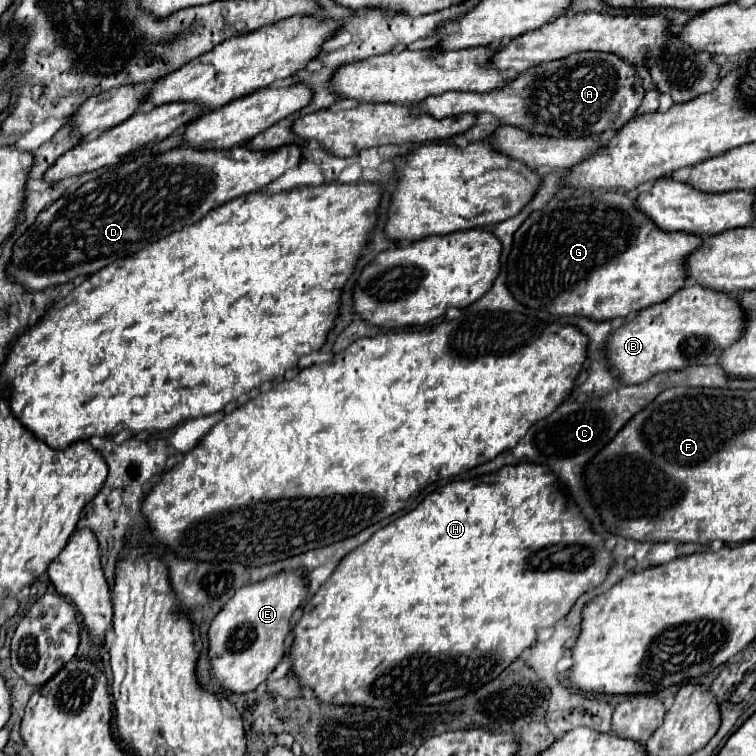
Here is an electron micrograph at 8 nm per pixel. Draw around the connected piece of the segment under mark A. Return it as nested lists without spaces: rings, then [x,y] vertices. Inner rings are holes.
[[[581,52],[557,62],[547,62],[519,74],[501,90],[493,92],[445,92],[441,96],[429,96],[413,114],[435,114],[435,118],[457,116],[465,112],[489,112],[511,126],[521,126],[531,134],[553,138],[585,138],[599,136],[605,130],[619,130],[637,116],[645,88],[637,70],[627,66],[615,54],[605,52]]]

